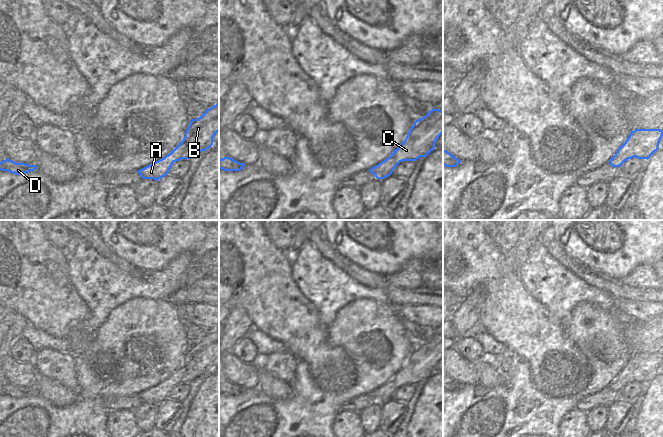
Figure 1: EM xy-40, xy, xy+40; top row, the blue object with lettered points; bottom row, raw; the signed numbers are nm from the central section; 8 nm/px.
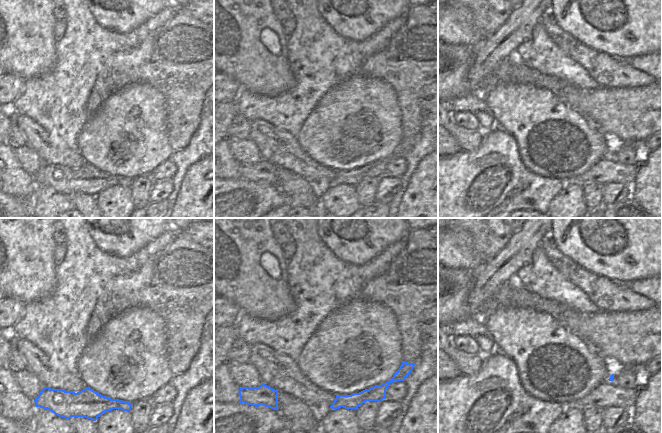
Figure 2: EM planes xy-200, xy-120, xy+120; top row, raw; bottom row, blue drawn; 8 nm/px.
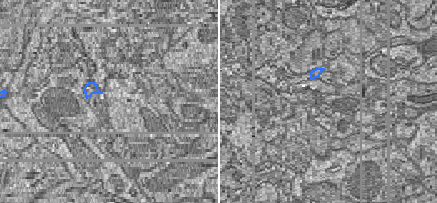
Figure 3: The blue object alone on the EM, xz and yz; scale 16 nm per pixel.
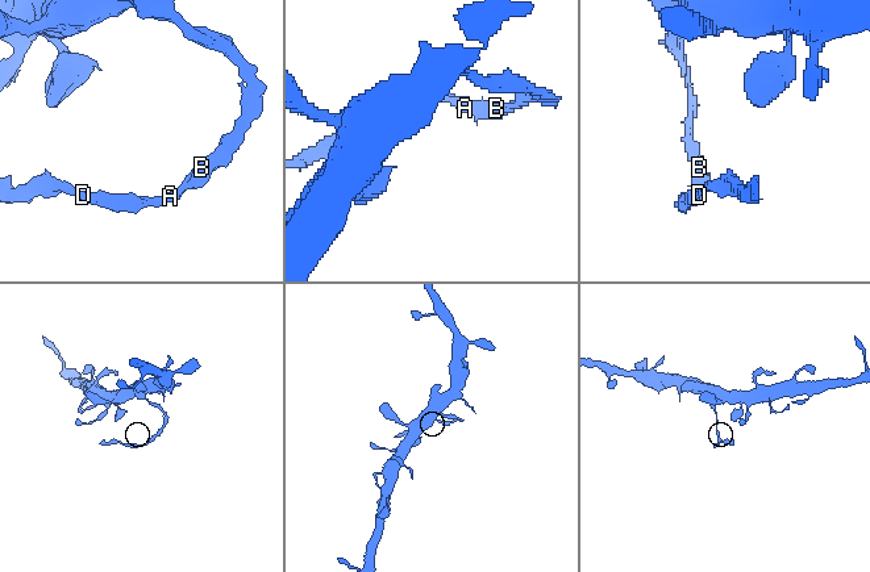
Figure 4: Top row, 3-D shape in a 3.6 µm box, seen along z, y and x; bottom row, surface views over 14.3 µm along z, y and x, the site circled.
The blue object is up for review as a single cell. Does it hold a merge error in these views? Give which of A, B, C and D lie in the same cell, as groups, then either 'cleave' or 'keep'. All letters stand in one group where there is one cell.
groups A D / B C; cleave

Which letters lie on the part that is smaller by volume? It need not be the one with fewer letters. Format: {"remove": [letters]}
{"remove": ["A", "D"]}

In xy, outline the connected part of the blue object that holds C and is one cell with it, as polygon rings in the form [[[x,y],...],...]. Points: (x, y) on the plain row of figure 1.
[[[432,333],[416,344],[405,364],[391,377],[389,382],[396,387],[416,385],[426,381],[435,372],[435,366],[443,357],[443,335]]]

